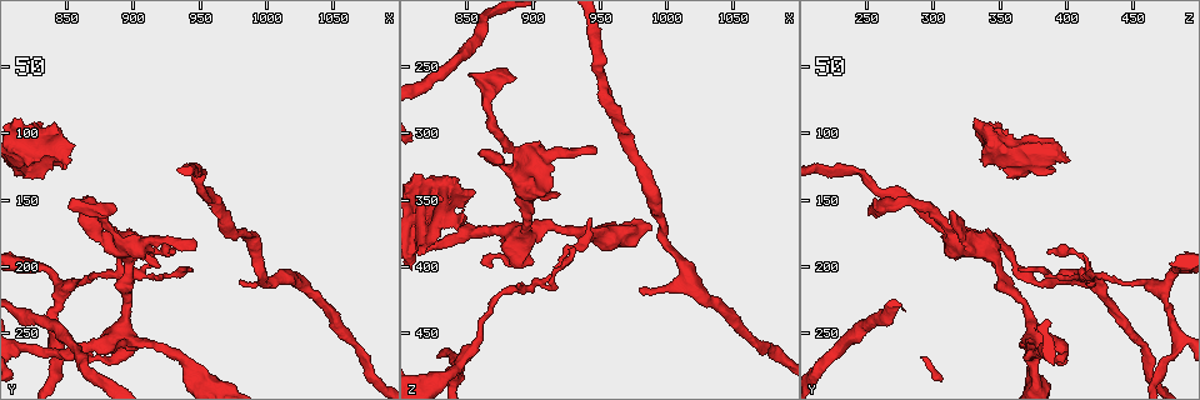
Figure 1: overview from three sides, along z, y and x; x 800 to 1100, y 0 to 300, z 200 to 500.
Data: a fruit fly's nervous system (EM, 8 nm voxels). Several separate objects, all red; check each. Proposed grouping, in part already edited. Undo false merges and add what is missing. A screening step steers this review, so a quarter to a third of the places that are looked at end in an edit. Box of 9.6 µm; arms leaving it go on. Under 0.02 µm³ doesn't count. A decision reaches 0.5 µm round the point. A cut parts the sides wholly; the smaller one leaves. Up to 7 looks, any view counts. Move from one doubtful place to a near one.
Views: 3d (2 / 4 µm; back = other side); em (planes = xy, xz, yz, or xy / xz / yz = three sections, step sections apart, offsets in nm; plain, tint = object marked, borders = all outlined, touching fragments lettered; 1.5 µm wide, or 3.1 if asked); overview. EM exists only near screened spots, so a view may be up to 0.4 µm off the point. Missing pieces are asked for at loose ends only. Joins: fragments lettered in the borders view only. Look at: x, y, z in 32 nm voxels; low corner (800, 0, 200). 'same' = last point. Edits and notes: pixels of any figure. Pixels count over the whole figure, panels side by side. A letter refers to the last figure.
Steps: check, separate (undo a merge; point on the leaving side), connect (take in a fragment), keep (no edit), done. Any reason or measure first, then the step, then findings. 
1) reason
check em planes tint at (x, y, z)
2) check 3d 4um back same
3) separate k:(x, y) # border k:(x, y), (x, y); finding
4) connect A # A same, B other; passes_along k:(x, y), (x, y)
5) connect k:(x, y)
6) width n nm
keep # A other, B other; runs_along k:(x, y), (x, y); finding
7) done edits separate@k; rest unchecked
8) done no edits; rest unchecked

branch stops here
check em planes borders at (900, 178, 306)

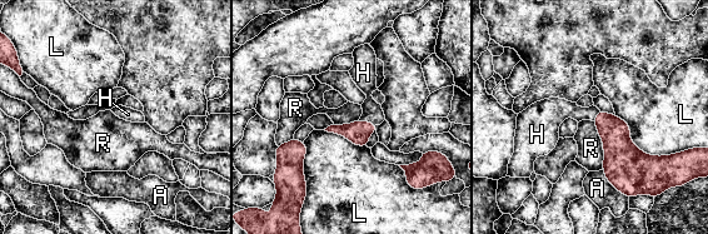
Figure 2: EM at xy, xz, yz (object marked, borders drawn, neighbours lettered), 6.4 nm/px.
connect H # A other, H same, L other, R other; it goes on there

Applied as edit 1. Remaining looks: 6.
see it whole again
check overview

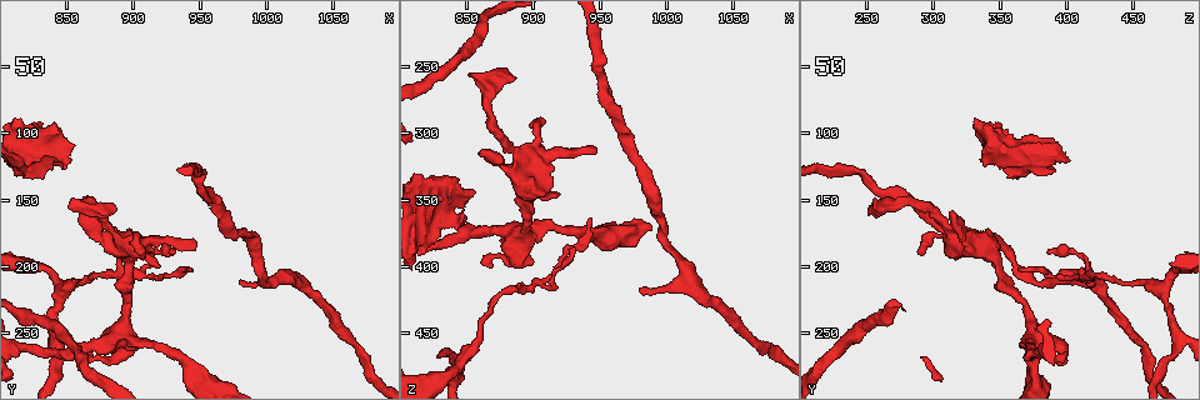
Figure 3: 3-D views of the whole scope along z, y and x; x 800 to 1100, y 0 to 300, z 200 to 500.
thick end
check em 3.1um xz step 16 tint at (842, 92, 336)

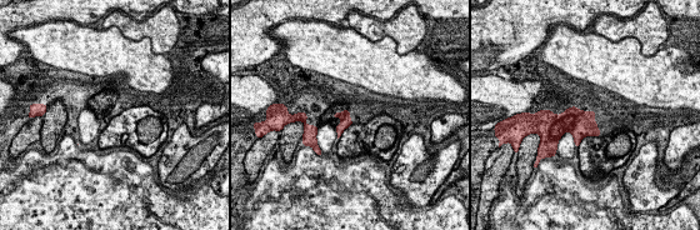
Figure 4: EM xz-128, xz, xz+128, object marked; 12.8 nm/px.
check em 3.1um xz step 16 borders same

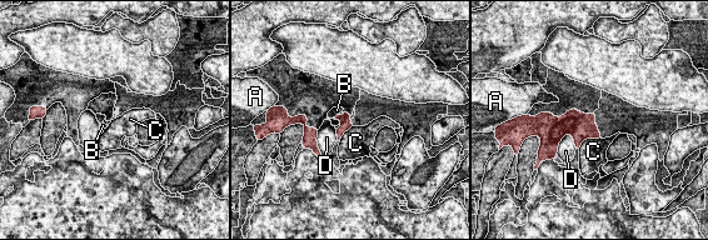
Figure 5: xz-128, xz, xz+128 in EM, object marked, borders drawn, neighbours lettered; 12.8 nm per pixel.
connect B # A other, B same, C other, D other; passes_along 5:(345, 119), (335, 115), (337, 110); the cell continues

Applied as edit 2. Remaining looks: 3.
redraw
check overview

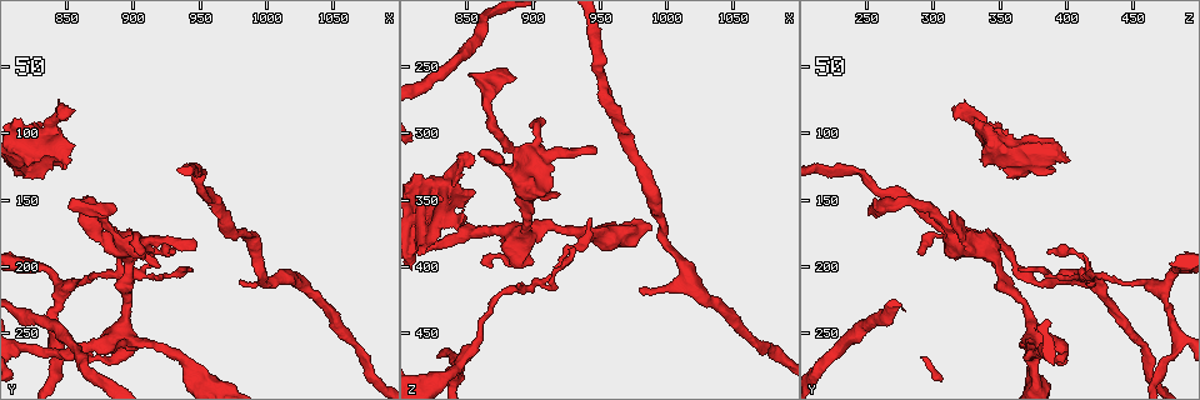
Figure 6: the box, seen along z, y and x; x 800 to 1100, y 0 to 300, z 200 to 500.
check em xz step 8 tint at (886, 152, 260)

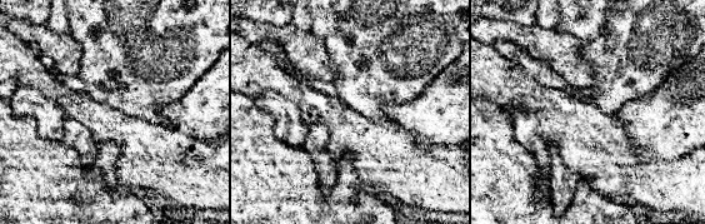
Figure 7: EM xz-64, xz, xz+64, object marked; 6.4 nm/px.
check em planes borders same

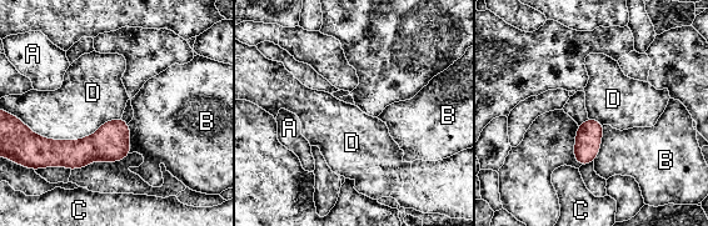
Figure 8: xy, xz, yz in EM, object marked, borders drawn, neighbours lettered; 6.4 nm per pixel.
keep # A other, B other, C other, D other; none of them fits

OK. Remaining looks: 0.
done edits connect@2, connect@5; rest unchecked

